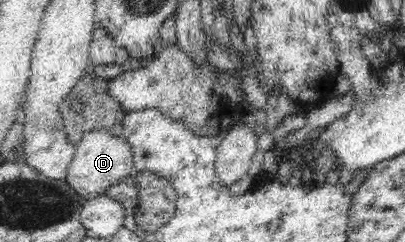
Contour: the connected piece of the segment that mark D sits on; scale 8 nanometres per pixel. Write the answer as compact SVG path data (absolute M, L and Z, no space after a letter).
M88 131L76 145L74 160L69 164L65 180L70 187L84 199L94 199L94 196L104 194L104 191L122 181L126 176L135 174L133 150L122 136L116 137L110 131Z

